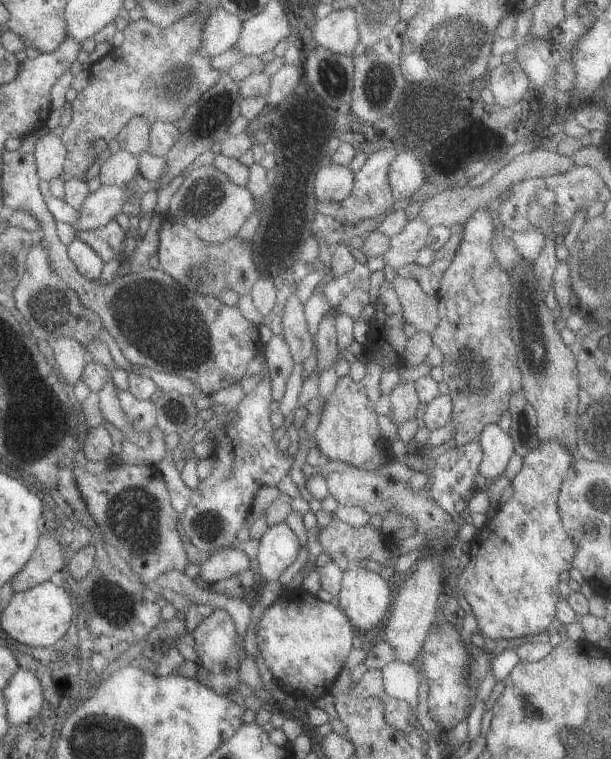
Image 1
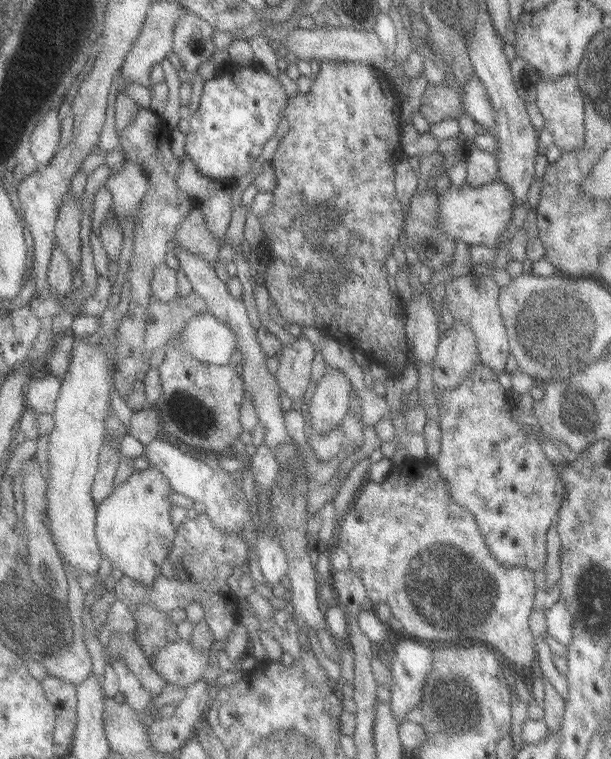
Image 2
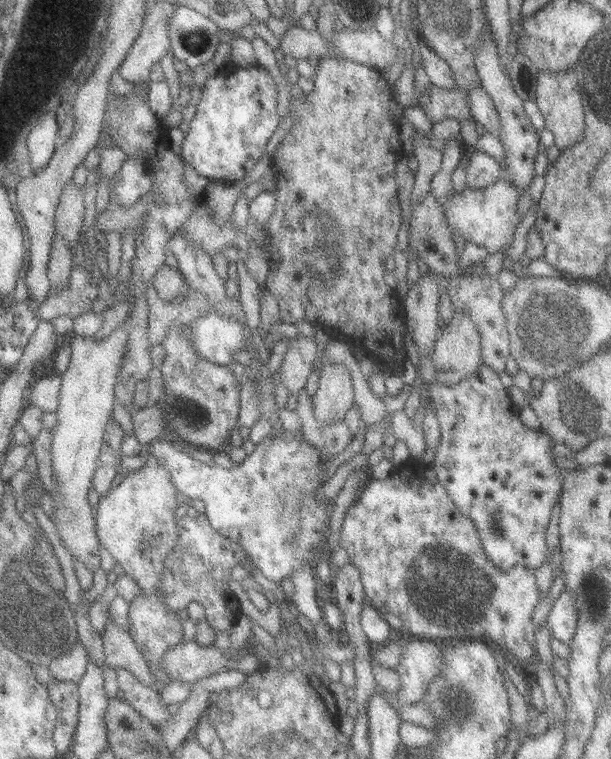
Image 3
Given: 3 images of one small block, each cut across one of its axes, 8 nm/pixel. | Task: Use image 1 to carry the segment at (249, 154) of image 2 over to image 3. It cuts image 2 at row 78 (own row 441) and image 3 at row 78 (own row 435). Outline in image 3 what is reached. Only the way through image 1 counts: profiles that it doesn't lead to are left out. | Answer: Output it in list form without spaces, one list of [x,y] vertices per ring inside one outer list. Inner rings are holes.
[[[258,66],[240,68],[229,76],[208,77],[203,84],[194,116],[181,141],[181,160],[201,176],[234,181],[246,176],[265,152],[270,136],[279,124],[277,90],[272,77]]]

